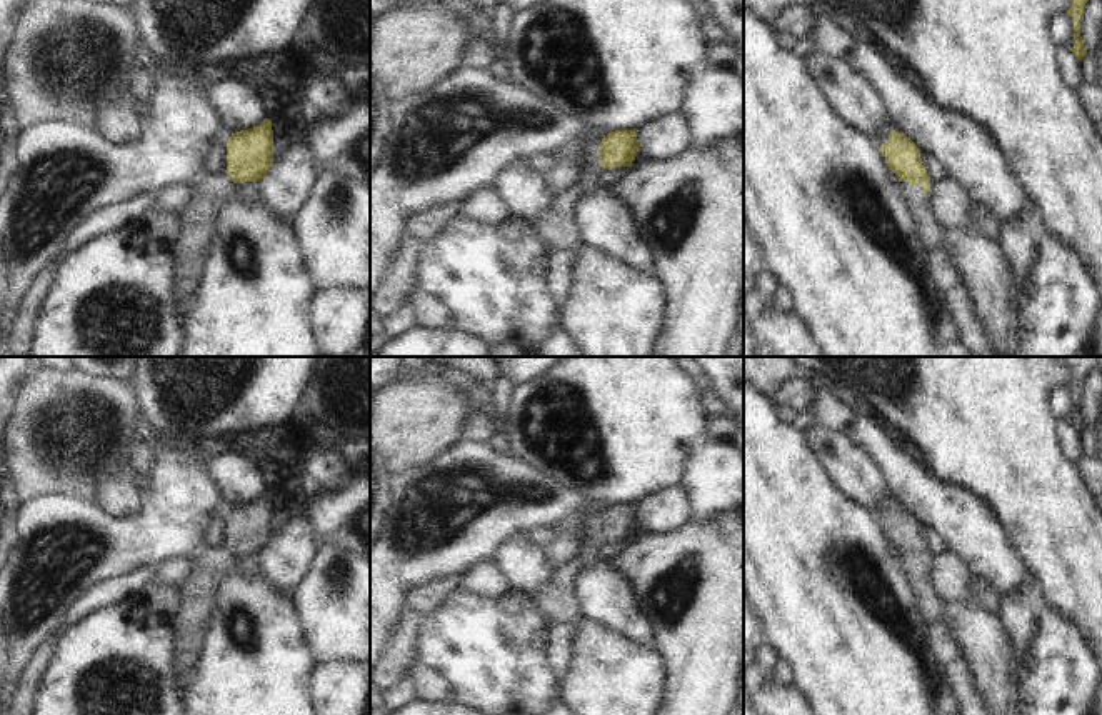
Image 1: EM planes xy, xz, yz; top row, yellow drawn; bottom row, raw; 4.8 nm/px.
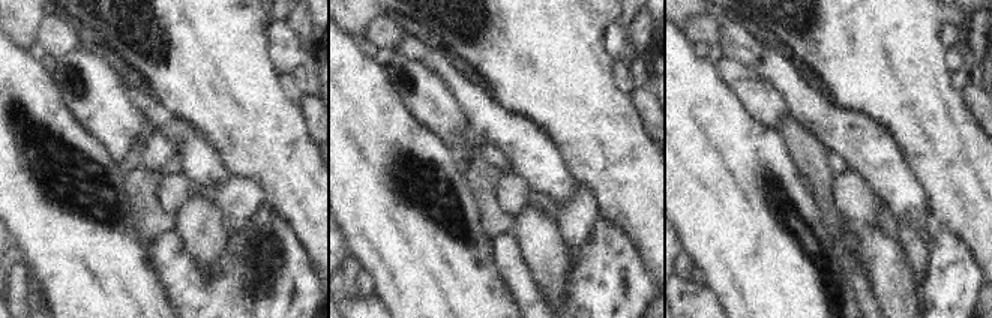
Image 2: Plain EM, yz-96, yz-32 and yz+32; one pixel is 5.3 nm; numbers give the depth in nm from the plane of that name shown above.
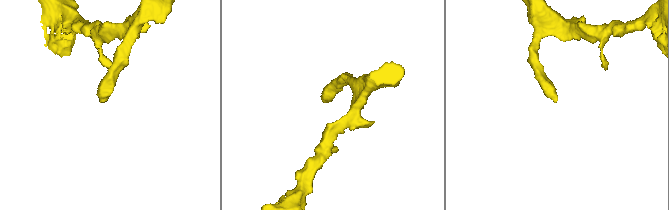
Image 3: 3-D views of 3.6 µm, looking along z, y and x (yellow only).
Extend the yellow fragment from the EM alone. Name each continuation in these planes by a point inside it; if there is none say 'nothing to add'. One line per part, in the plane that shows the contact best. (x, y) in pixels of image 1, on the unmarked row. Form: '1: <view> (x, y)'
1: yz (932, 609)

